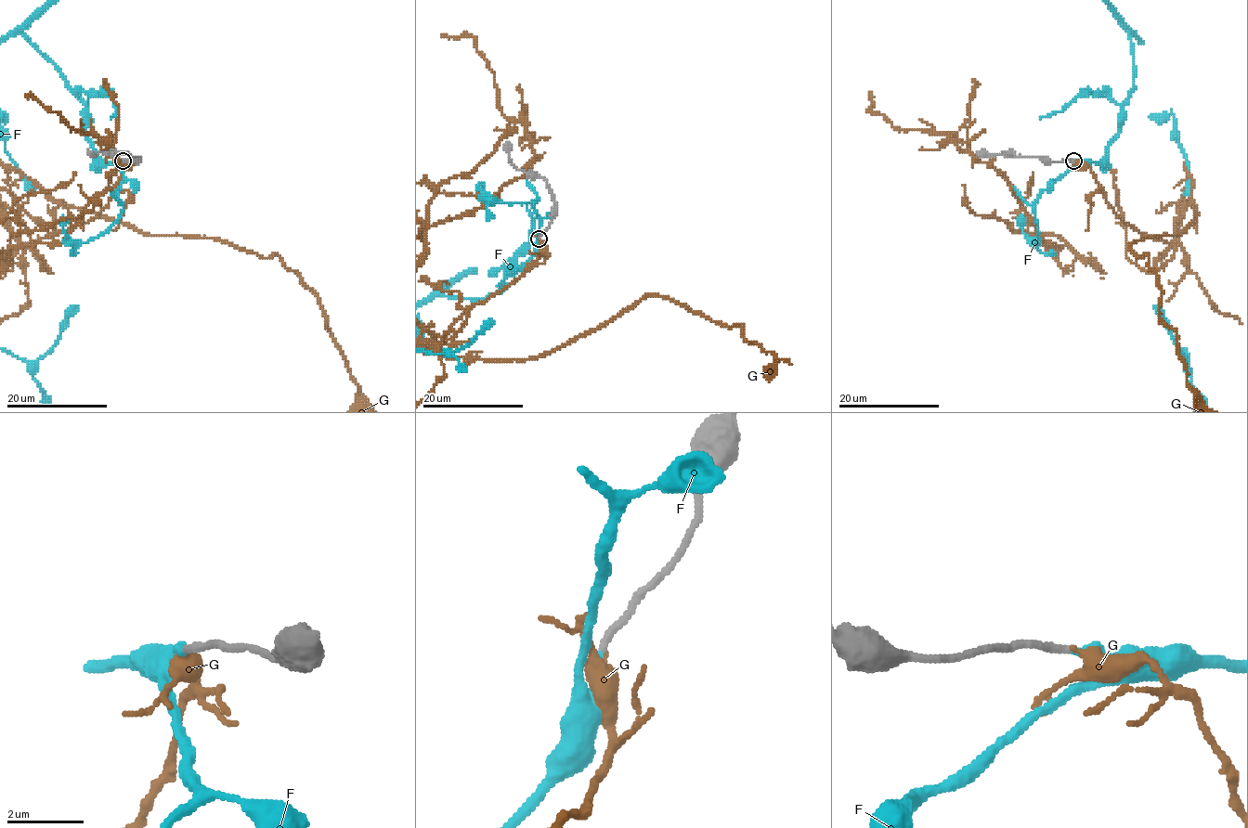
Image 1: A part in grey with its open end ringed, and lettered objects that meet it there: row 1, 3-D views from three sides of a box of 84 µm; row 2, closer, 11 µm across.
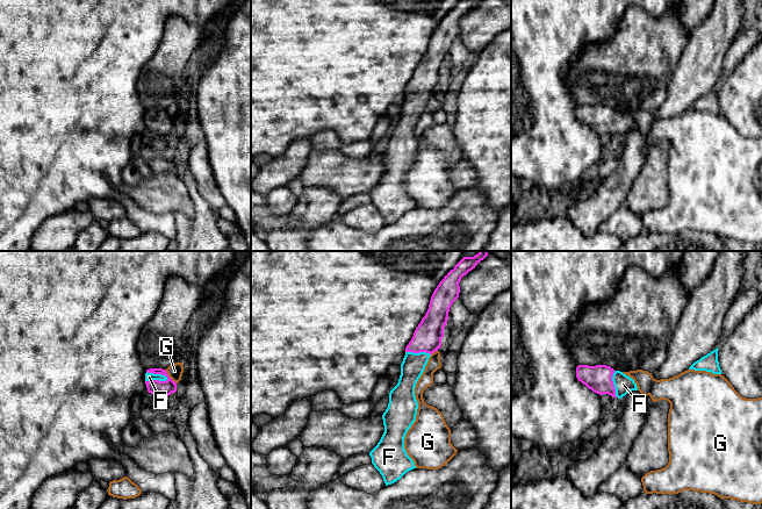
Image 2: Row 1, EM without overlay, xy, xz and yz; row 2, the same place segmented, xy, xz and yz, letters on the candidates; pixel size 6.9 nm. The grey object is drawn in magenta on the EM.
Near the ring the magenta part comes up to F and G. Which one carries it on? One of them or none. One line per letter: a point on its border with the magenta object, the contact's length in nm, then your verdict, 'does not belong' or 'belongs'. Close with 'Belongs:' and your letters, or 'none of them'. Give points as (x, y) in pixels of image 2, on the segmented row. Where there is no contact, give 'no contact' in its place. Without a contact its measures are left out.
F: xy (157, 380) | 160 nm | belongs
G: xy (169, 377) | 130 nm | does not belong
Belongs: F

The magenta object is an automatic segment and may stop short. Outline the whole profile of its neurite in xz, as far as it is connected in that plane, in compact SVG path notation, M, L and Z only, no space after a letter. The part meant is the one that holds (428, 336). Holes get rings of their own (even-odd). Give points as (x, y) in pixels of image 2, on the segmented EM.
M480 251L474 257L463 257L444 277L431 296L425 316L405 347L398 382L390 390L388 408L382 415L384 432L369 452L372 464L382 475L386 486L416 468L404 449L405 435L416 421L418 409L415 387L430 356L441 346L450 308L459 297L461 278L487 256L487 251Z

